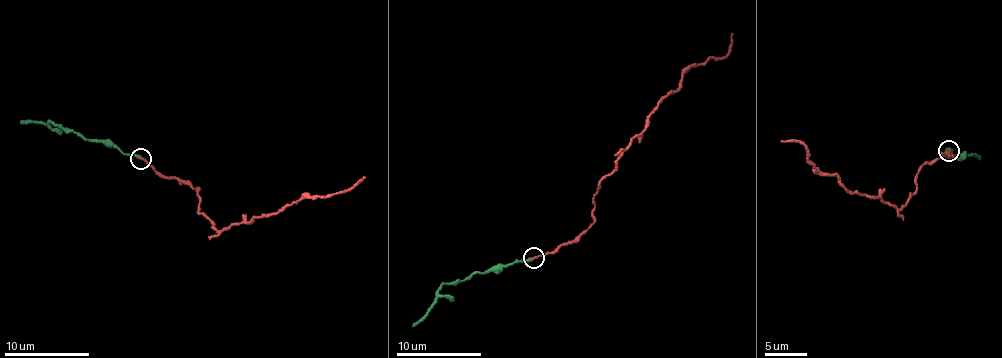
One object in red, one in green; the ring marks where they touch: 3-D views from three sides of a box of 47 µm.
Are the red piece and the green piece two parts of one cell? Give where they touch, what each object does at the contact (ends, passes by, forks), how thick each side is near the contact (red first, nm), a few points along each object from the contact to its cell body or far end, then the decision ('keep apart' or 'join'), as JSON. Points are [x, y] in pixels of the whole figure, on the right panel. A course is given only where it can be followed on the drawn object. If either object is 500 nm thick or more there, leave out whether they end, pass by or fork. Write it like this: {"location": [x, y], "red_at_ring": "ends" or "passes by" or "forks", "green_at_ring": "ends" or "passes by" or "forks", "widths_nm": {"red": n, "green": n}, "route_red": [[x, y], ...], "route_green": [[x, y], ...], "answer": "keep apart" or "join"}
{"location": [949, 150], "red_at_ring": "ends", "green_at_ring": "ends", "widths_nm": {"red": 150, "green": 240}, "route_red": [[949, 150], [920, 169], [914, 194], [899, 209], [850, 193], [837, 176], [814, 170], [801, 143], [782, 142]], "route_green": [[949, 150], [945, 154], [948, 155], [948, 160], [949, 156], [947, 159], [979, 157]], "answer": "join"}

